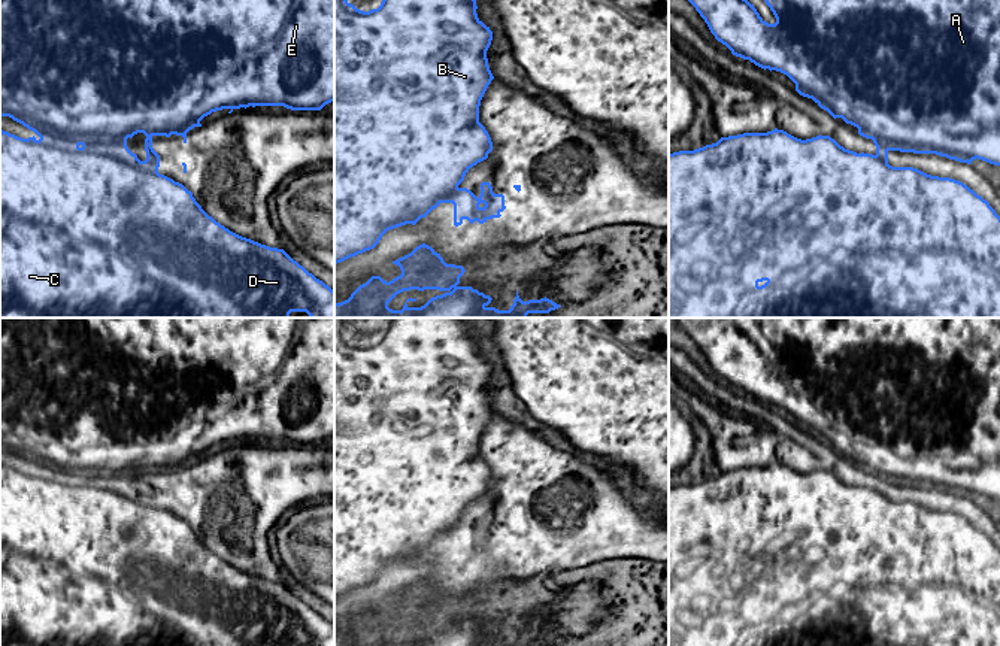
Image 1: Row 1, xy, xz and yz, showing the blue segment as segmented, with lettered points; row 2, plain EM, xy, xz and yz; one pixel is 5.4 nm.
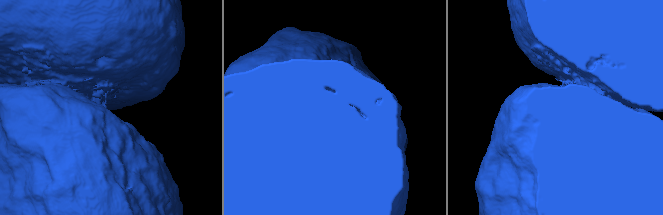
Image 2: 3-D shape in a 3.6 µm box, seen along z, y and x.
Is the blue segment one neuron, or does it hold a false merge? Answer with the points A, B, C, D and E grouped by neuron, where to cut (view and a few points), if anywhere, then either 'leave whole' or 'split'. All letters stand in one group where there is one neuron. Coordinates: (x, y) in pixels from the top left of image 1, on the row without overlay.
groups A E / B C D; cut xy (24, 473), (72, 487), (93, 485), (111, 490), (158, 509); split

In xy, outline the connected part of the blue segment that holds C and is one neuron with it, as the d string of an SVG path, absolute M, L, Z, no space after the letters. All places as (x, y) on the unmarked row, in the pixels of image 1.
M0 464L0 646L334 646L334 625L284 583L242 571L209 551L182 518L112 491L61 485Z

